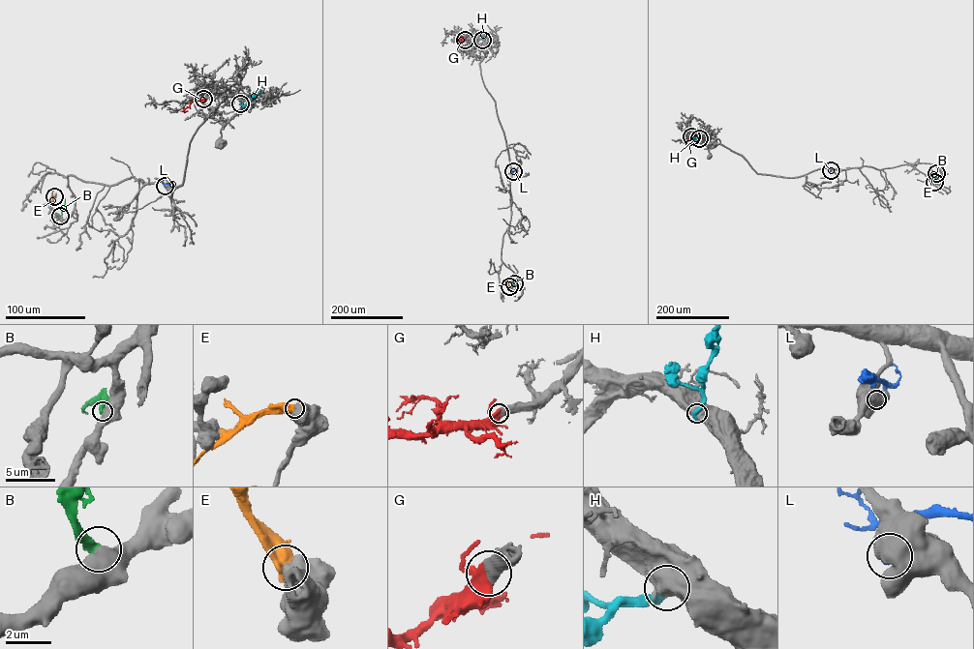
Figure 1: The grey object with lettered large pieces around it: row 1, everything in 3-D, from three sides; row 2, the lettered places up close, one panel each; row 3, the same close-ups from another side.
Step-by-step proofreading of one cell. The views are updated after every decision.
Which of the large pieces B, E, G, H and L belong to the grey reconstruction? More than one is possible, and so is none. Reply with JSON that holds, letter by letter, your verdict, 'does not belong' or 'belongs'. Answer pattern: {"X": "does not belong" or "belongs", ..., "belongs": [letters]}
{"B": "does not belong", "E": "does not belong", "G": "belongs", "H": "does not belong", "L": "does not belong", "belongs": ["G"]}

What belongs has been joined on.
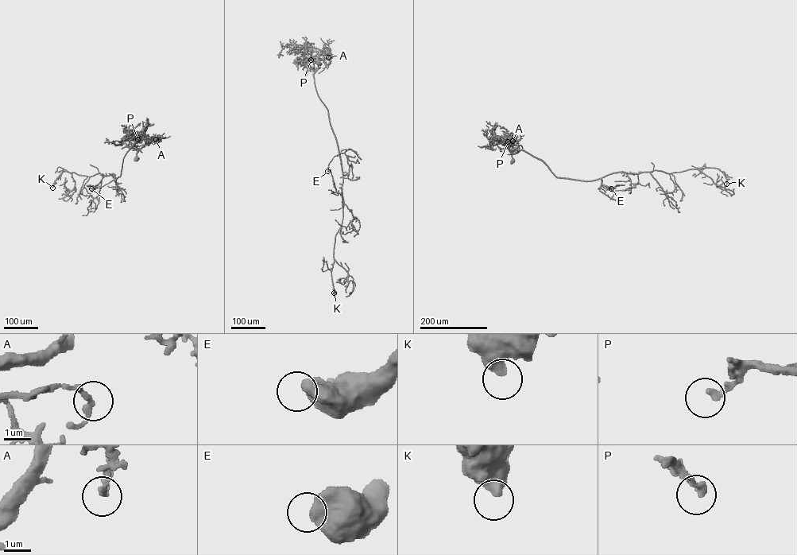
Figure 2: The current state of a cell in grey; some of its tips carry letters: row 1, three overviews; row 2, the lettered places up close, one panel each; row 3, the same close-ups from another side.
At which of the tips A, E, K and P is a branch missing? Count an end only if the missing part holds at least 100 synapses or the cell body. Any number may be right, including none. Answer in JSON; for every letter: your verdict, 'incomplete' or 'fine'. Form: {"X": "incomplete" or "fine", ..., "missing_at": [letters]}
{"A": "fine", "E": "fine", "K": "fine", "P": "fine", "missing_at": []}

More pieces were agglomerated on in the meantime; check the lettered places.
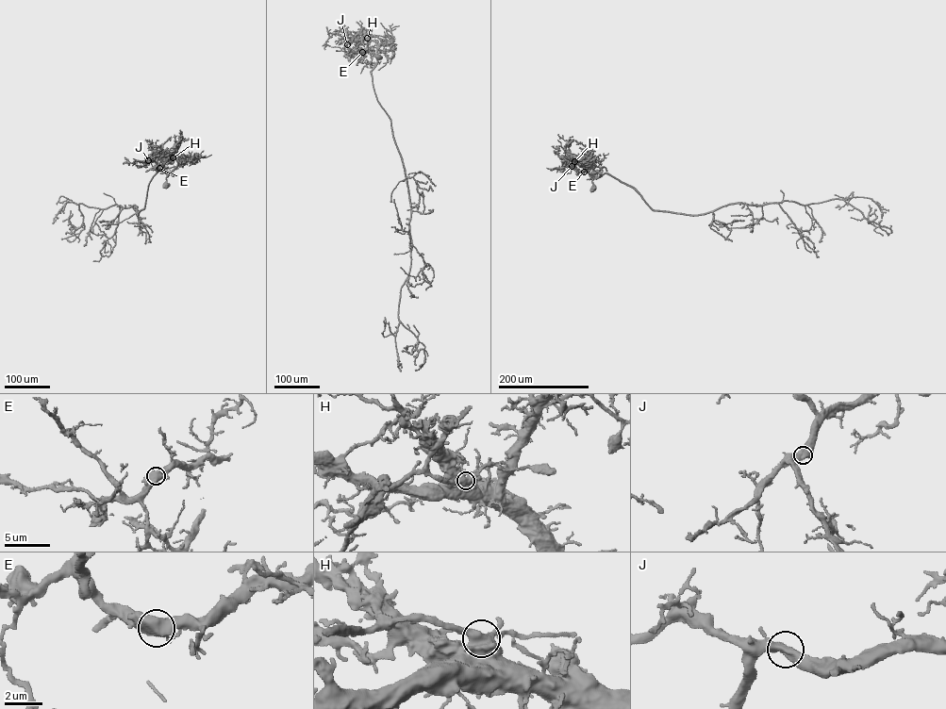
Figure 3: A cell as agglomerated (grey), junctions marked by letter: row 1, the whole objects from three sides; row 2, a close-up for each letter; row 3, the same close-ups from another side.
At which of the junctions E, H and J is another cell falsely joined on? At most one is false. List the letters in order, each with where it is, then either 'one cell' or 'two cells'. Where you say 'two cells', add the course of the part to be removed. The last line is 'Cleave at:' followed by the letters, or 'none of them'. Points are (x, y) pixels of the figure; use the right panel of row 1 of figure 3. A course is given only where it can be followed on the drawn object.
E: place (584, 172); one cell
H: place (574, 161); two cells
J: place (572, 166); one cell
Cleave at: H

